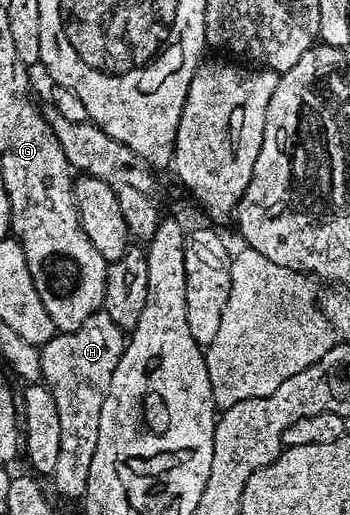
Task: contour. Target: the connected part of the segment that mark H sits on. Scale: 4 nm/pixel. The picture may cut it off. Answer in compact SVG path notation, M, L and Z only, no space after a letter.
M102 311L94 313L89 319L85 319L85 323L81 323L81 327L77 327L77 331L69 331L68 333L56 332L53 339L49 339L39 349L39 362L41 363L41 371L43 372L41 381L46 385L47 389L53 395L53 399L57 403L57 415L61 419L61 448L57 455L57 467L53 467L50 473L50 480L55 480L55 489L63 497L82 498L87 492L87 484L89 483L89 463L93 463L93 451L97 451L97 431L101 431L101 403L105 403L105 395L109 391L109 383L113 380L113 371L117 371L117 363L123 354L123 346L125 344L125 333L113 323L113 319L109 319L109 315Z

